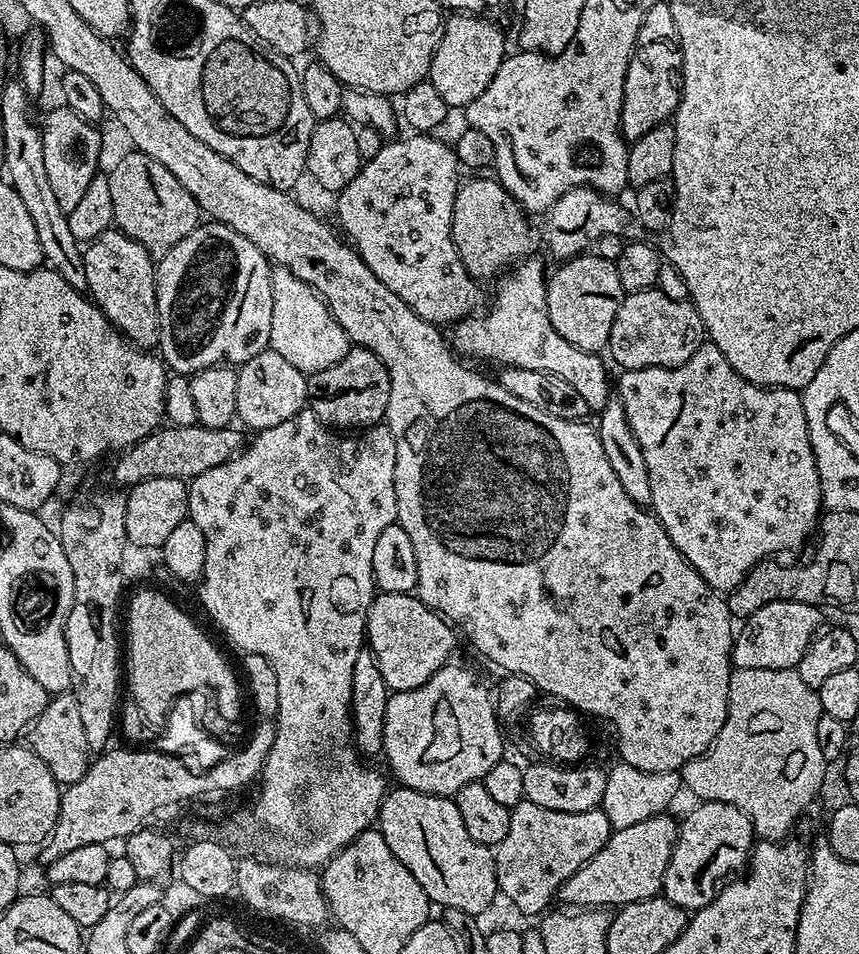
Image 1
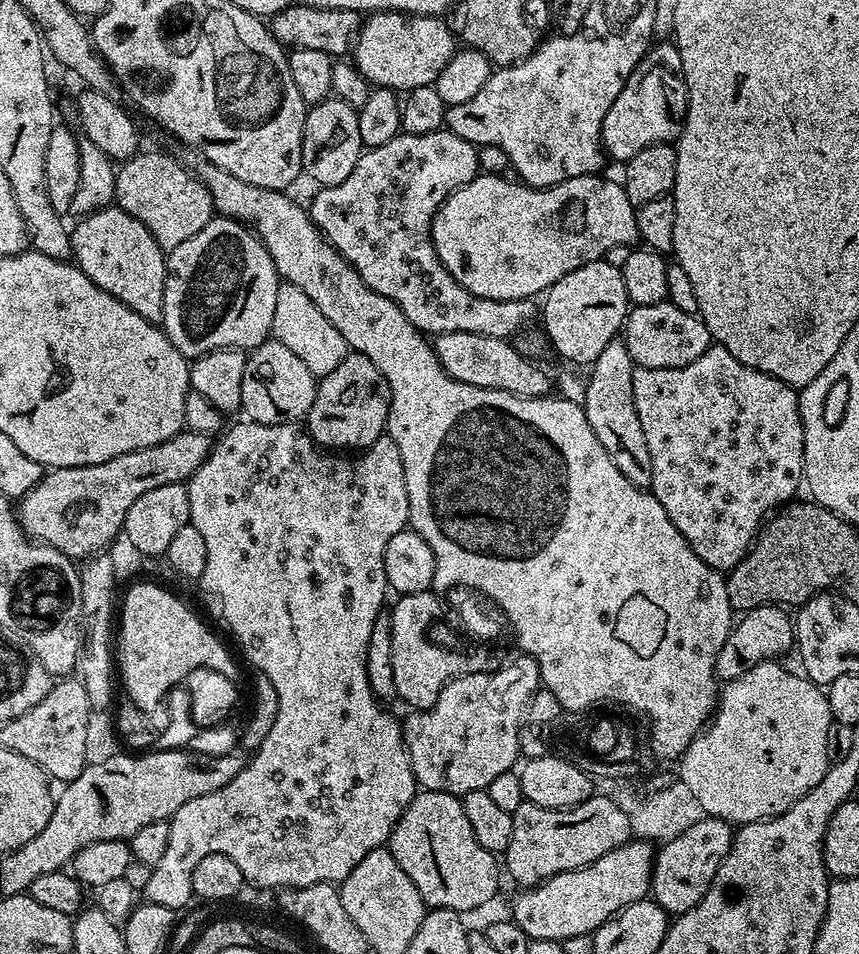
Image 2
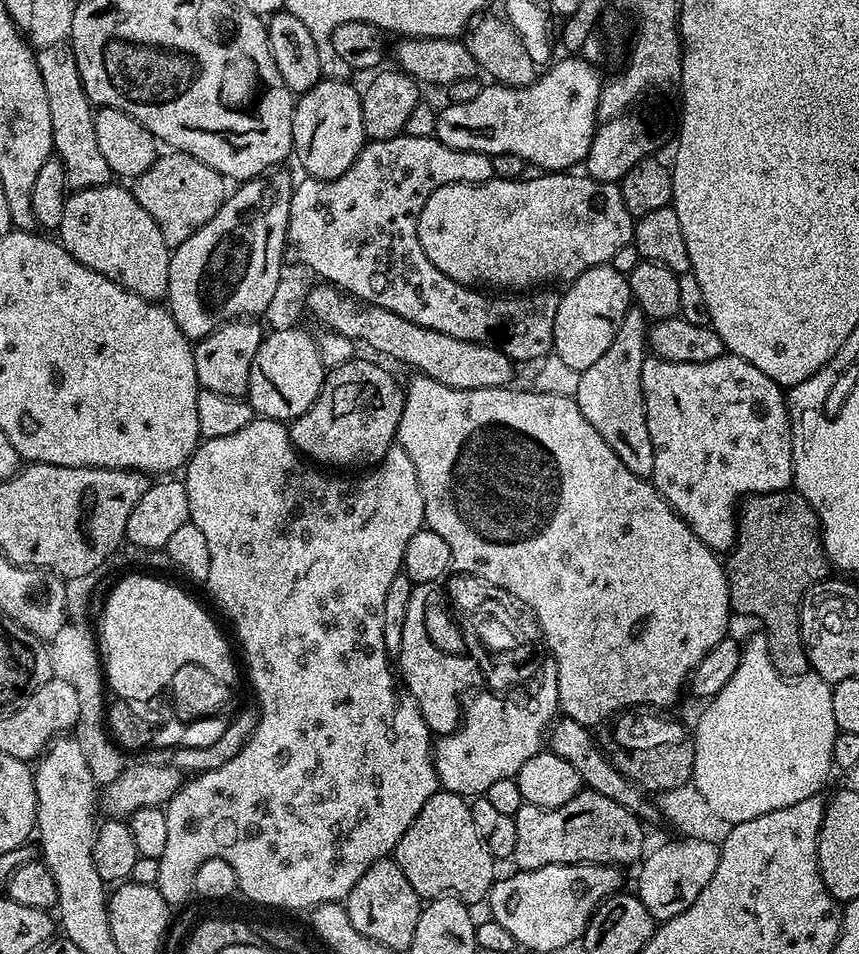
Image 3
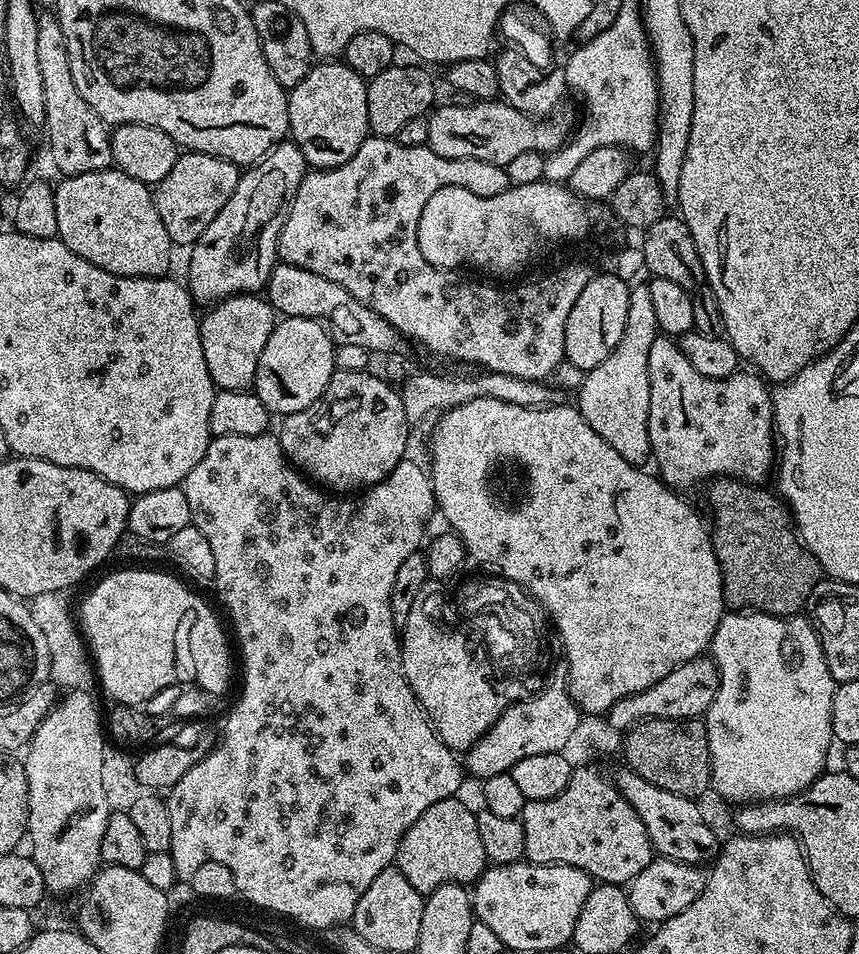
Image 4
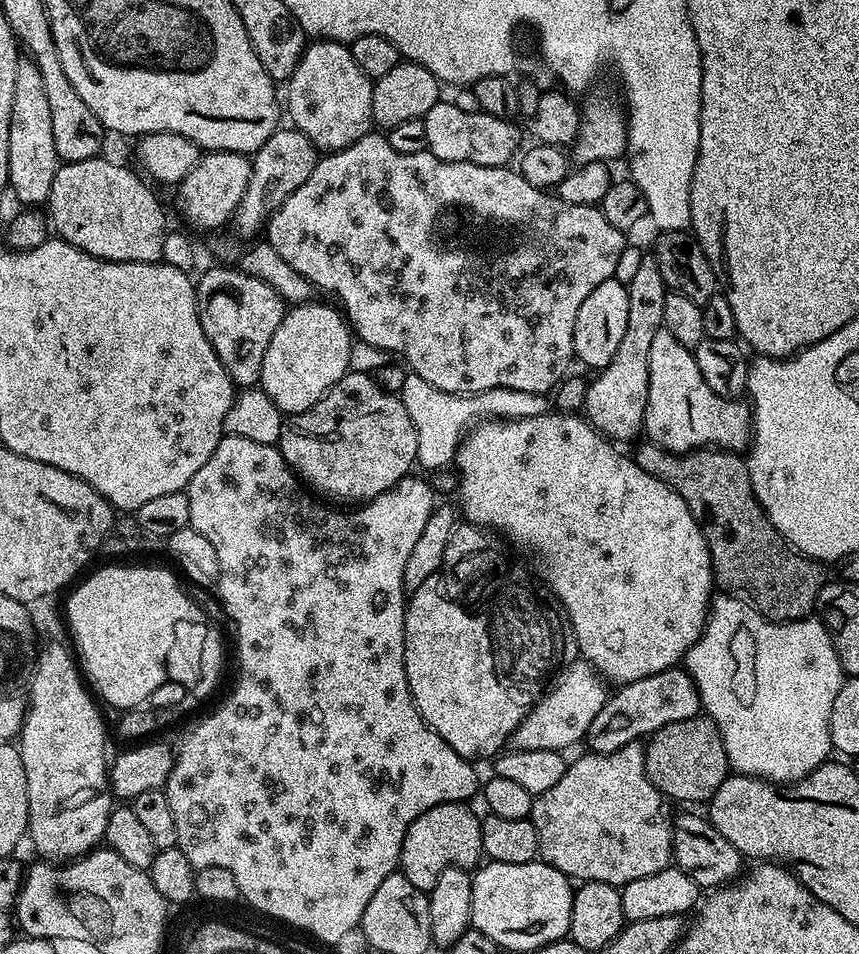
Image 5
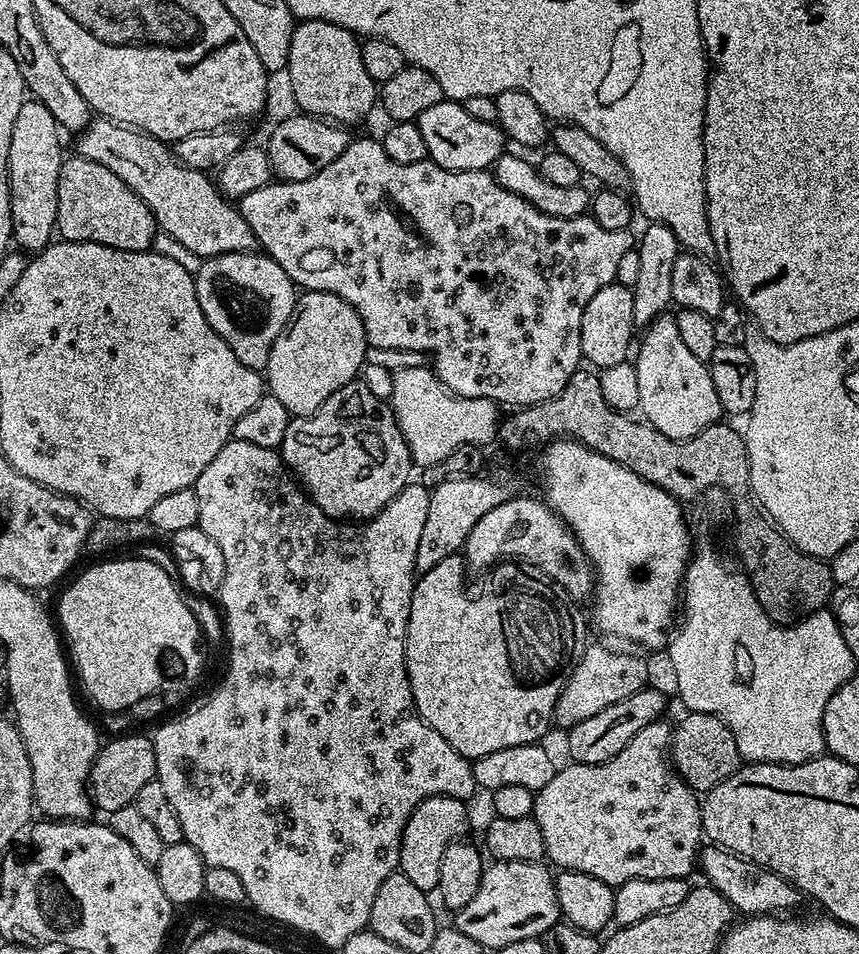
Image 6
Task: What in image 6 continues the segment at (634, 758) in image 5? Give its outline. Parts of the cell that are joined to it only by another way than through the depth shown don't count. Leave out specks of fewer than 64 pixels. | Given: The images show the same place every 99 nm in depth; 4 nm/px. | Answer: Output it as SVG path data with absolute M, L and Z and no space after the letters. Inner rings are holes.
M661 718L650 722L646 726L642 726L642 730L638 730L634 734L634 738L630 738L630 742L626 746L622 746L622 750L614 758L610 758L601 764L577 764L568 762L568 765L561 767L555 774L554 778L550 778L550 782L546 782L546 786L542 786L542 790L535 793L536 801L532 807L532 819L538 822L538 830L542 830L542 842L546 842L545 857L550 861L553 860L557 865L557 869L565 872L581 872L582 874L590 874L594 878L598 878L598 882L606 882L613 886L619 886L630 882L634 878L678 878L679 880L691 877L692 867L695 869L698 864L698 853L702 847L702 829L700 826L700 806L701 801L698 799L697 793L689 788L679 772L670 763L669 757L666 755L666 749L672 742L671 723L667 724L667 719Z

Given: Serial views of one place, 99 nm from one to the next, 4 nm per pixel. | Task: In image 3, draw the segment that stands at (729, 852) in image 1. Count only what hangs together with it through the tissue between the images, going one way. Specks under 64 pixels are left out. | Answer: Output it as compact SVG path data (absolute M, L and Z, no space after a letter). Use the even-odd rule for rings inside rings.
M689 838L676 839L669 839L660 850L649 857L643 857L639 865L640 877L636 880L634 892L657 922L682 914L682 910L689 908L694 898L706 890L710 878L714 878L714 870L718 870L720 850L715 843Z

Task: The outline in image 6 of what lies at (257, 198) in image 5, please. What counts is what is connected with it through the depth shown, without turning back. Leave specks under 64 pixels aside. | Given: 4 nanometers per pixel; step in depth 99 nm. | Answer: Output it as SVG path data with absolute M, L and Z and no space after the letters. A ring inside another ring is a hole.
M295 114L288 116L268 136L266 147L268 158L272 167L272 175L277 181L305 180L318 170L330 166L342 150L350 143L350 136L347 136L345 129L335 122L321 120L319 116L307 114Z

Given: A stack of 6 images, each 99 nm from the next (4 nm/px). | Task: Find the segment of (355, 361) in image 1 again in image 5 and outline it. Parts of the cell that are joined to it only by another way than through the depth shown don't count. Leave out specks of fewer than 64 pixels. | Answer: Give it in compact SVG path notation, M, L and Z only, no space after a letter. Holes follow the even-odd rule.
M349 370L313 408L285 419L278 447L289 468L313 493L325 492L340 500L367 502L390 490L390 486L413 471L418 434L414 434L414 422L410 422L410 414L406 414L406 406L399 395L381 387L369 373Z

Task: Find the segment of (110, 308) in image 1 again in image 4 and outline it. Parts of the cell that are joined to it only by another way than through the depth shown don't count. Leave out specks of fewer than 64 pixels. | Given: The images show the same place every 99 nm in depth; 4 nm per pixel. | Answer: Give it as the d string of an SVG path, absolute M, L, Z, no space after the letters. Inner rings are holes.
M113 166L90 174L65 176L55 185L56 236L78 258L119 276L168 276L174 245L162 218L158 218L154 192L147 184Z

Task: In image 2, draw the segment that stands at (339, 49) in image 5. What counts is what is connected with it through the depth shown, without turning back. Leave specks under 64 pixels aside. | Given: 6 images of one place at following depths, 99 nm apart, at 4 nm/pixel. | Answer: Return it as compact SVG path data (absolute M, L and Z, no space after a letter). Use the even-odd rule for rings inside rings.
M329 98L308 108L302 130L302 162L304 172L317 180L317 185L341 184L350 178L350 170L358 162L364 148L362 134L358 134L357 109L346 102Z

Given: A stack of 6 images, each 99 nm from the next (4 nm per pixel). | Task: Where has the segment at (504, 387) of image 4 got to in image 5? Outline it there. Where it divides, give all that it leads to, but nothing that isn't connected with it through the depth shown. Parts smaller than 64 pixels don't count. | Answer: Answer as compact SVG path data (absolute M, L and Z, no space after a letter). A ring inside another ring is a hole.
M408 374L405 378L402 399L406 406L406 414L410 414L410 422L414 422L414 434L418 434L418 454L416 464L424 468L444 468L453 463L456 449L464 439L470 426L485 418L493 420L517 420L518 418L534 418L549 411L549 397L538 392L495 388L481 392L447 392L430 386L422 378Z

